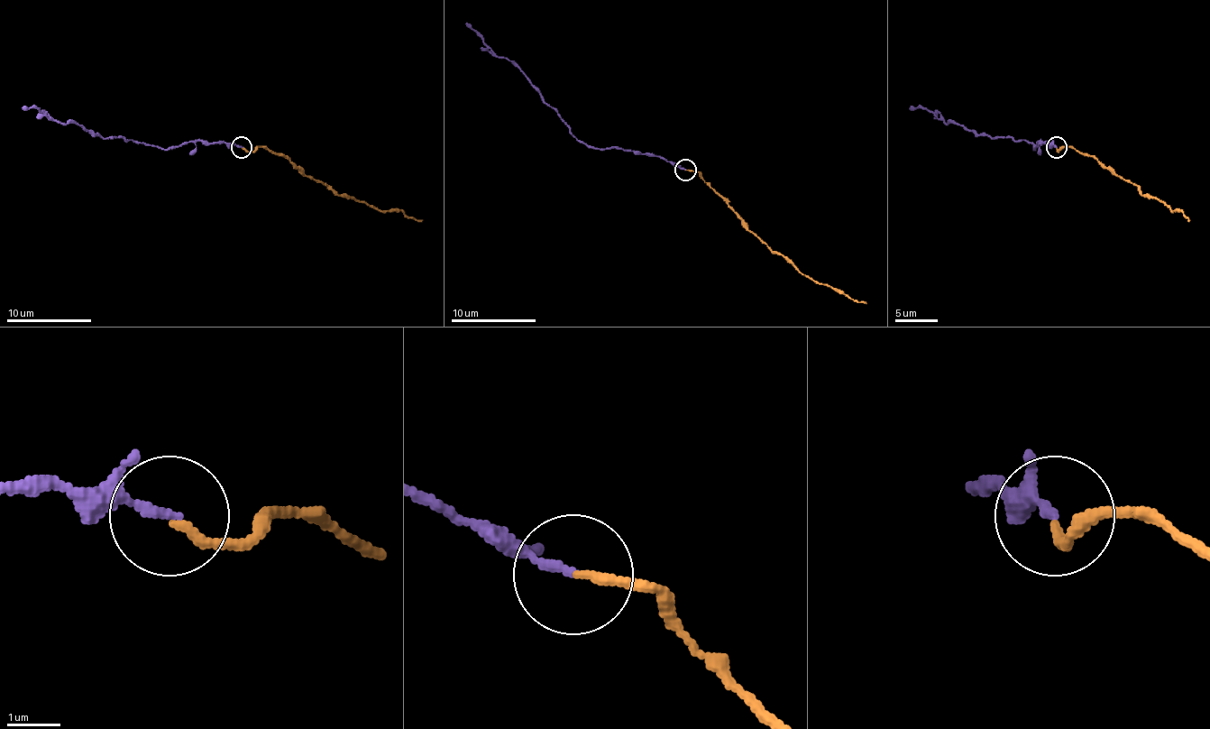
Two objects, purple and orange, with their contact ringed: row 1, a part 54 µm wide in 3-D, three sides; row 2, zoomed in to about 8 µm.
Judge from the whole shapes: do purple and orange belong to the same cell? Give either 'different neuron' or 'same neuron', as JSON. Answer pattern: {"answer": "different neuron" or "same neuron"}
{"answer": "same neuron"}

